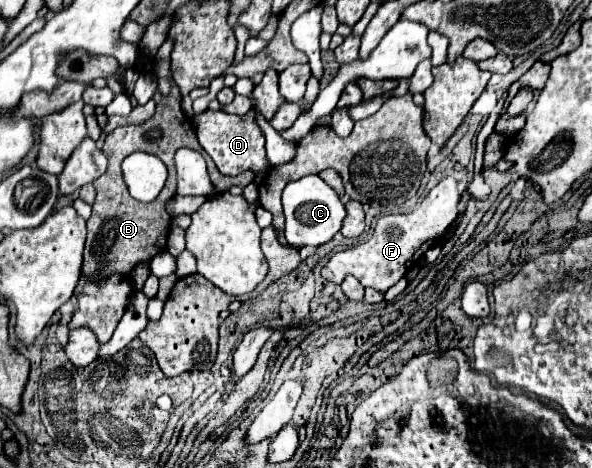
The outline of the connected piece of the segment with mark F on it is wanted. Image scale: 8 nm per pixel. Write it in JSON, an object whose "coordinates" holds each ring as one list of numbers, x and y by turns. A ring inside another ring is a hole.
{"coordinates":[[453,176,443,178,419,204,409,214,389,214,381,216,377,220,377,226,373,230,373,236,367,242,361,242,359,246,335,252,329,262,323,266,321,274,325,280,341,284,347,274,353,274,363,286,371,286,375,290,385,292,389,286,393,286,413,262,417,262,435,242,441,238,441,234,449,228,449,224,457,218,459,214,459,200,461,200,461,190,459,182]]}

